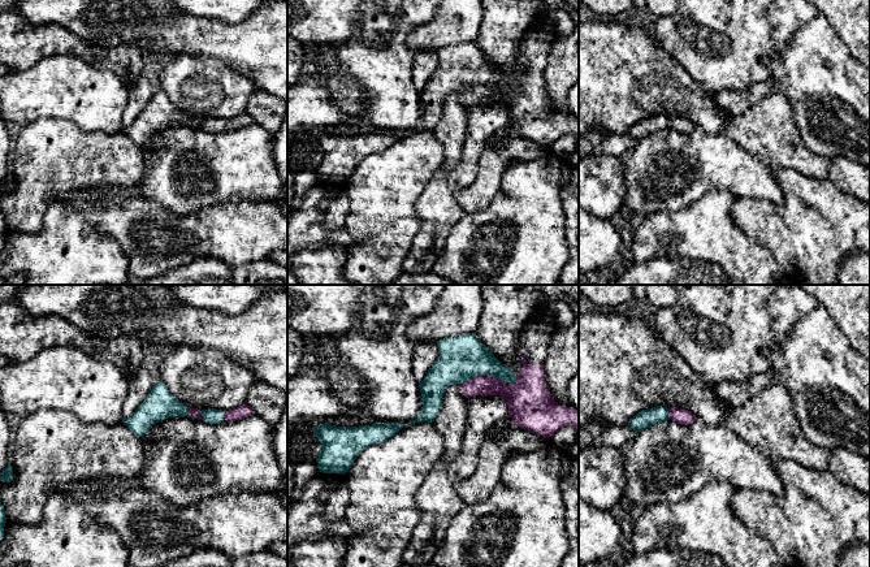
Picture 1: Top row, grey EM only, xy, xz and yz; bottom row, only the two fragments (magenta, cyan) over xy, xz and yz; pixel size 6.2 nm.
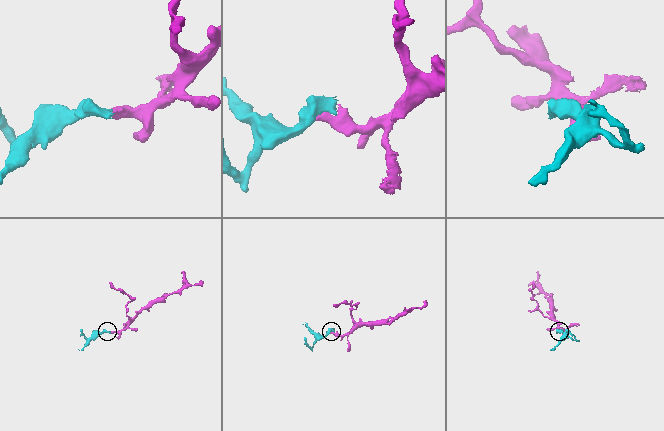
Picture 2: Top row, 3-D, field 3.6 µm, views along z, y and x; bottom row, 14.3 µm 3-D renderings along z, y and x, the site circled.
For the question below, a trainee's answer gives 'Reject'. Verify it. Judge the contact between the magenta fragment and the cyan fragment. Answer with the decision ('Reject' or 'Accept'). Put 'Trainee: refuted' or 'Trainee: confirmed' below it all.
Accept
Trainee: refuted

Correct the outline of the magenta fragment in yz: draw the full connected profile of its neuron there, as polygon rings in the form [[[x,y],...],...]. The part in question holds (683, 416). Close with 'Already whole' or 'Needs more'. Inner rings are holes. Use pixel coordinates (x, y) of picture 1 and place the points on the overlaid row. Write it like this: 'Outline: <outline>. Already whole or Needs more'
Outline: [[[657,406],[640,411],[628,421],[628,425],[637,433],[657,423],[662,423],[668,419],[681,425],[689,425],[696,420],[696,416],[691,411],[684,408],[679,407],[667,408]]]. Needs more

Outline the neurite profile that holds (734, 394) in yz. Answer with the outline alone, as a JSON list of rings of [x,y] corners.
[[[766,371],[746,380],[720,382],[714,386],[714,391],[726,406],[736,410],[774,384],[775,375]]]

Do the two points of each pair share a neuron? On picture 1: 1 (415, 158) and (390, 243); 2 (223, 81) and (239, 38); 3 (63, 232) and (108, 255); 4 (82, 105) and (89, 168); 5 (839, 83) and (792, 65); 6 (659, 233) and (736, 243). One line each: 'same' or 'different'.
1: same
2: different
3: same
4: different
5: same
6: same

